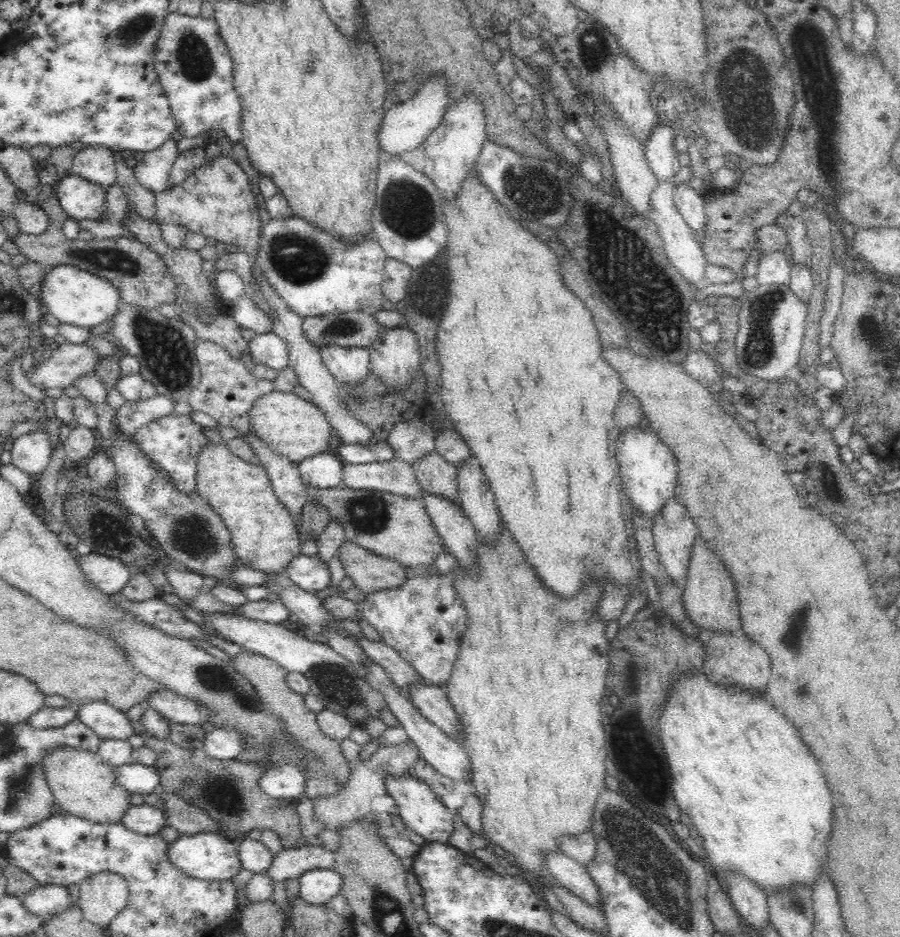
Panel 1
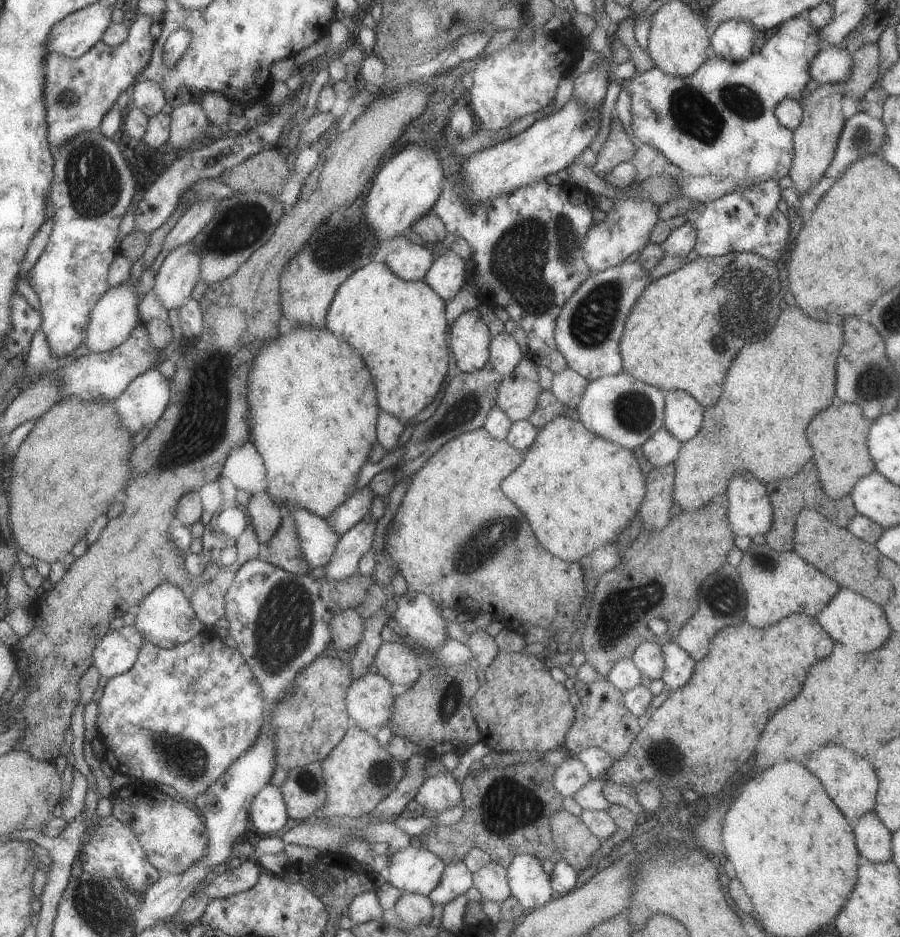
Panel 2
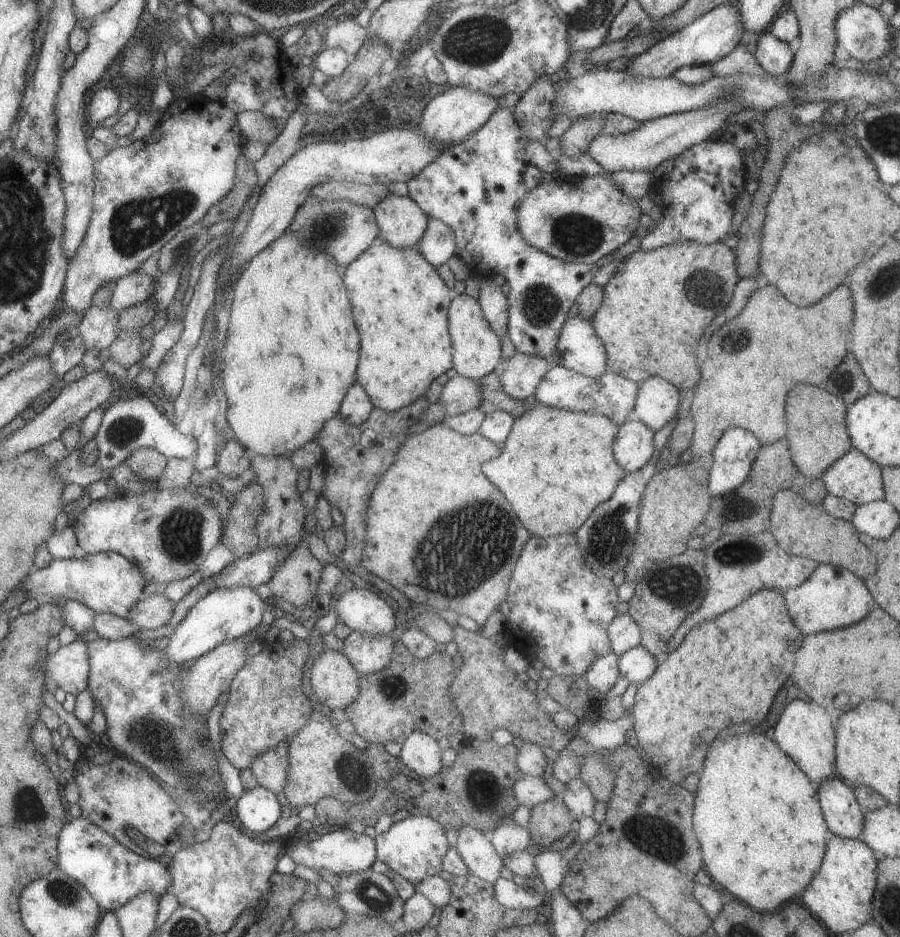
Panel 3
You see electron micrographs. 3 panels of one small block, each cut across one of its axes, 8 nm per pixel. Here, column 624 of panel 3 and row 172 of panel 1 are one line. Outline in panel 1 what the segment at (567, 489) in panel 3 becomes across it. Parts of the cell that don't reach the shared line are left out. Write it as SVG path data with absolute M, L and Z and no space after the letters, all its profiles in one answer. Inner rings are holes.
M475 166L468 172L464 182L460 184L458 192L452 200L443 200L444 223L448 229L446 250L448 251L447 268L450 277L448 298L443 306L437 330L436 344L437 355L441 364L442 404L448 418L454 424L453 428L464 439L470 453L477 458L482 473L488 479L490 489L494 493L495 506L498 508L502 523L510 531L512 539L525 554L526 560L533 566L544 587L552 589L564 599L572 599L579 594L584 584L584 578L599 578L601 584L606 584L607 589L614 584L623 584L630 587L634 597L640 592L642 582L641 561L634 528L630 513L629 499L623 490L621 475L618 474L616 462L616 438L618 430L614 428L612 412L623 390L620 375L612 368L601 354L603 344L598 335L592 315L582 302L569 288L565 287L561 277L561 265L558 255L544 243L543 238L532 235L525 227L508 216L504 206L495 199L489 188L480 180L475 171Z

